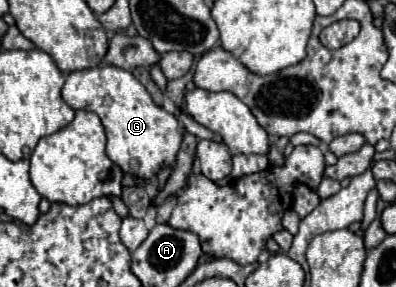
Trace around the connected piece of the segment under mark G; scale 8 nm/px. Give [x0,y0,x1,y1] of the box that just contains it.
[62,66,182,180]

